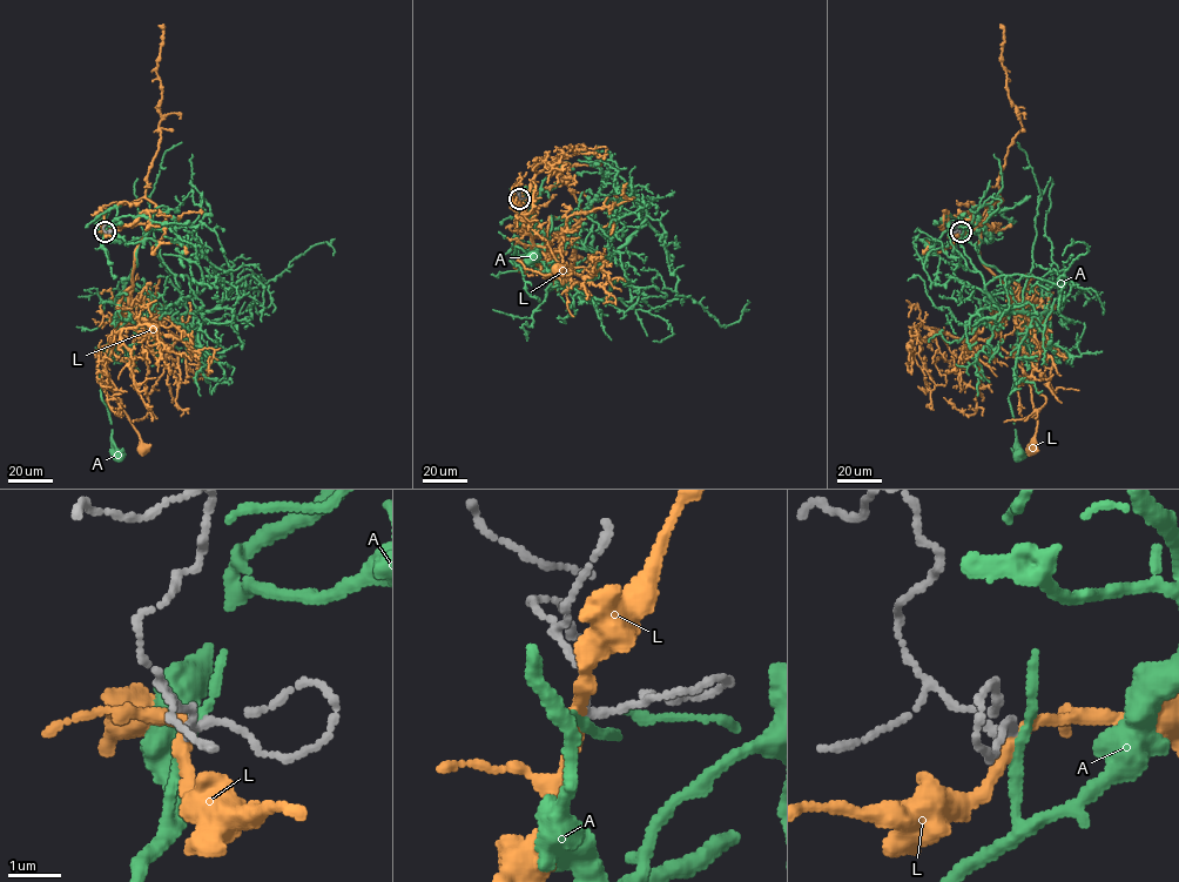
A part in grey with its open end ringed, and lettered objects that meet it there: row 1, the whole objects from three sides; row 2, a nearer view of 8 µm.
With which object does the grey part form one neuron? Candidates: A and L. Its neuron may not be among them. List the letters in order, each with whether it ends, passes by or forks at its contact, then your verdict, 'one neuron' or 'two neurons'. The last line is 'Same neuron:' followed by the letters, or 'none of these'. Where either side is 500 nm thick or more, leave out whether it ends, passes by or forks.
A: it passes by | two neurons
L: it passes by | two neurons
Same neuron: none of these

